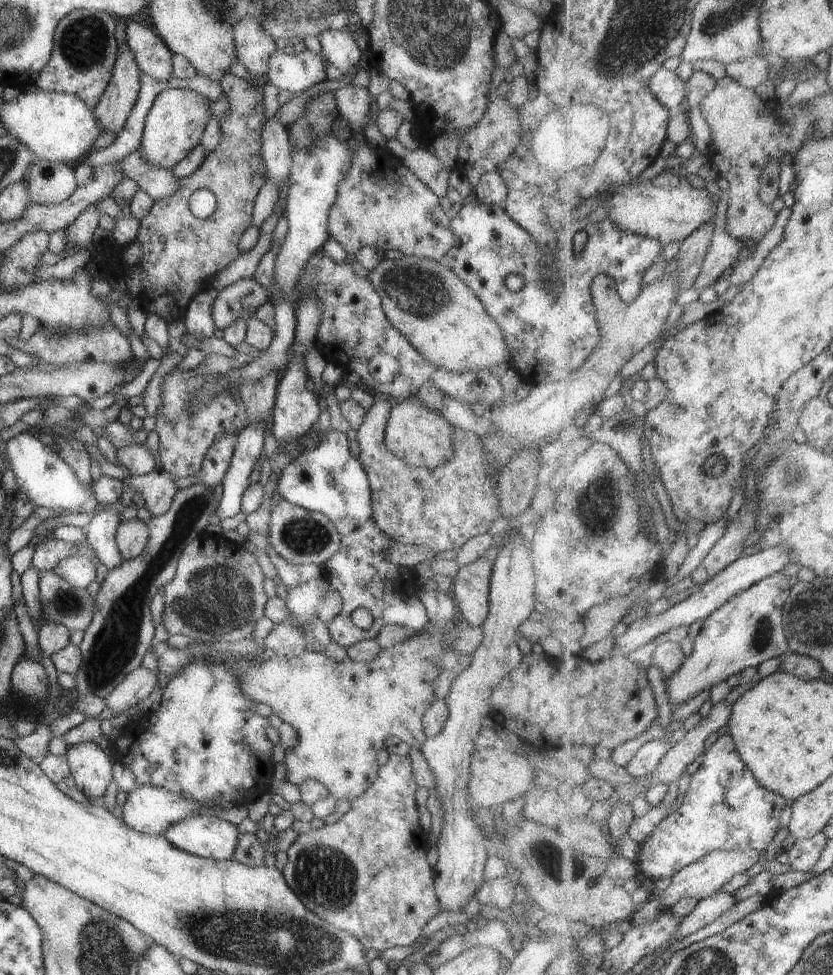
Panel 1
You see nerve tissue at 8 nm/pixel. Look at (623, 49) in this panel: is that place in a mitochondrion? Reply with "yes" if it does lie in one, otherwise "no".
yes

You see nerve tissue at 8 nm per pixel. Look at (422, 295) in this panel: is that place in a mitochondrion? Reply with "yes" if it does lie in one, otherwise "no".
yes

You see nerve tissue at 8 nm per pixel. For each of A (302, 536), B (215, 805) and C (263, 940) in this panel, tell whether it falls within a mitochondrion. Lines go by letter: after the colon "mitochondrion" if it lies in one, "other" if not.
A: mitochondrion
B: other
C: mitochondrion

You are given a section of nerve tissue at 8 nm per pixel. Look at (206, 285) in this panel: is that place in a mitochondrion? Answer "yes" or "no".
no

